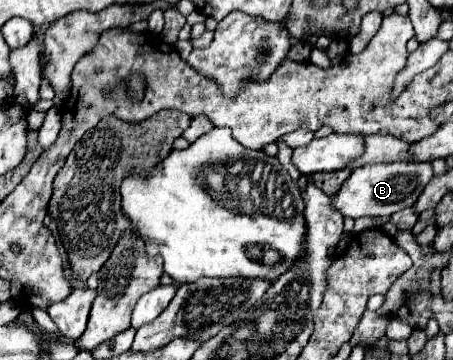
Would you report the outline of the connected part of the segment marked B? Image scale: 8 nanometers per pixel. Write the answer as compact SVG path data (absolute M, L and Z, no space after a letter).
M391 162L391 164L369 164L351 172L343 188L333 196L333 206L351 218L359 216L391 216L403 208L409 208L421 196L421 190L433 178L429 162Z

